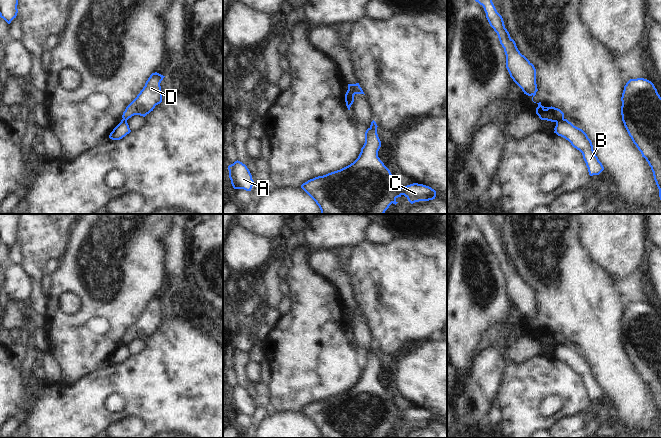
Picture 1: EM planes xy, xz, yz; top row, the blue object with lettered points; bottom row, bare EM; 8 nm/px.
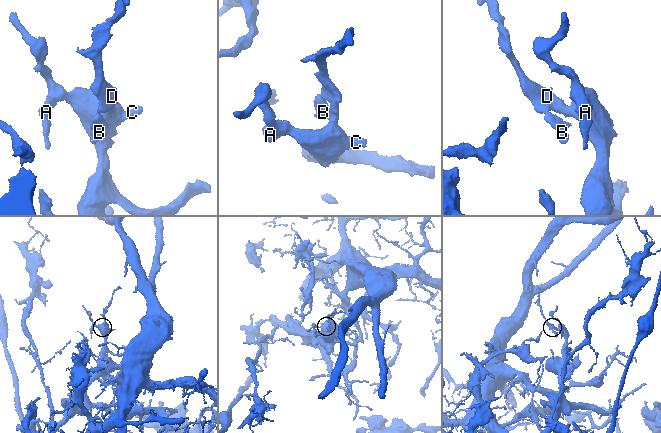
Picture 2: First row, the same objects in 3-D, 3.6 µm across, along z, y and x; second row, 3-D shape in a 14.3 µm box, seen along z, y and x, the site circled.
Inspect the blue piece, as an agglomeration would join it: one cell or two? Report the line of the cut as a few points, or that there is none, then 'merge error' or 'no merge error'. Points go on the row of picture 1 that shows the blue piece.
cut in yz along (564, 119), (559, 119), (556, 122); merge error

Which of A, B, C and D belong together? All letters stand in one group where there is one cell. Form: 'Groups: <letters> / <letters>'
Groups: A C D / B.

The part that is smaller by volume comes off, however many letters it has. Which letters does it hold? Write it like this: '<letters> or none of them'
B

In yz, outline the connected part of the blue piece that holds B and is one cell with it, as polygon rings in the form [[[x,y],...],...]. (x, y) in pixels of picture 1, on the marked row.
[[[564,119],[556,122],[554,130],[554,133],[568,140],[574,148],[582,153],[590,176],[599,175],[604,170],[593,150],[591,140],[582,129]]]

